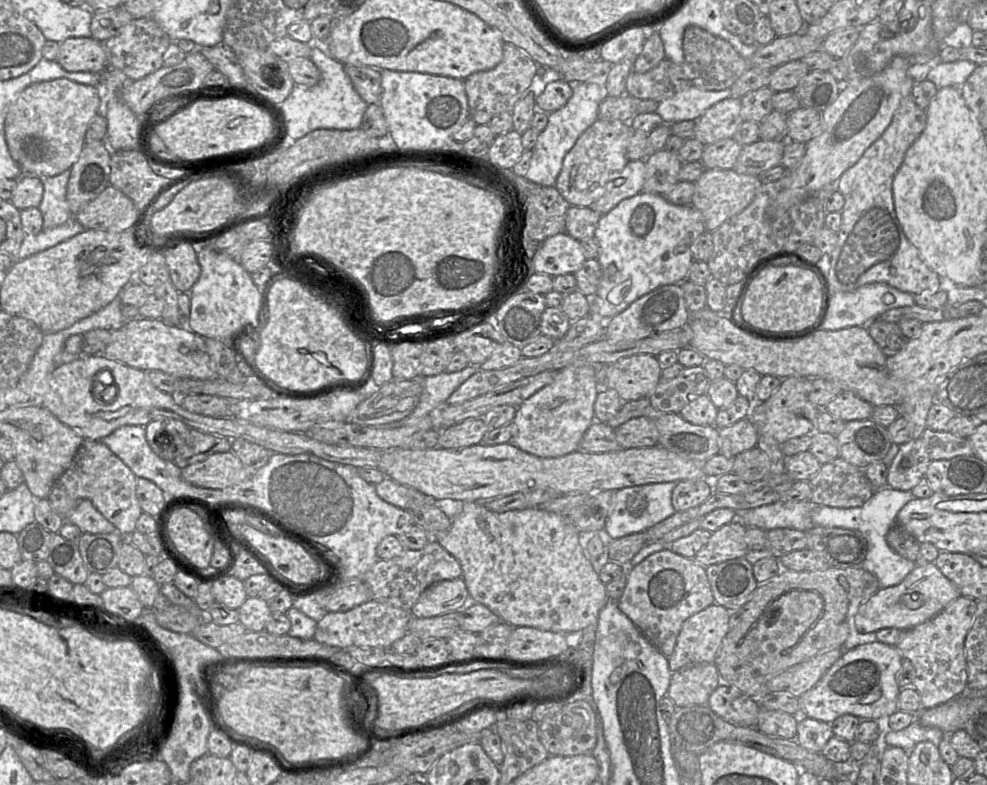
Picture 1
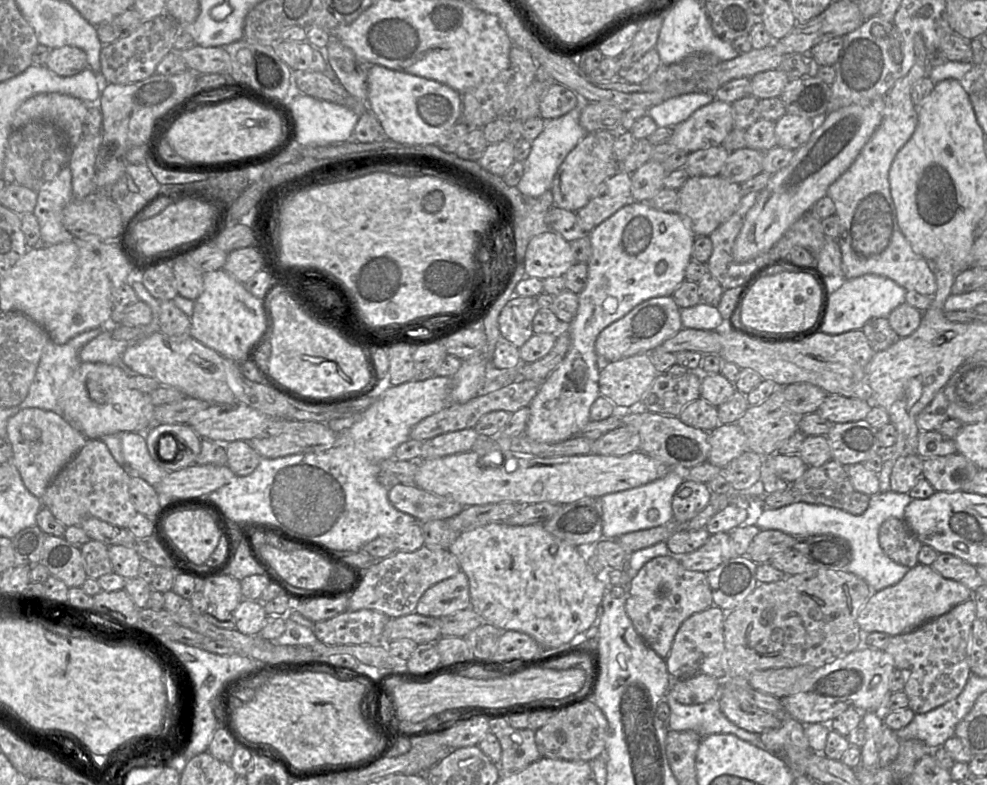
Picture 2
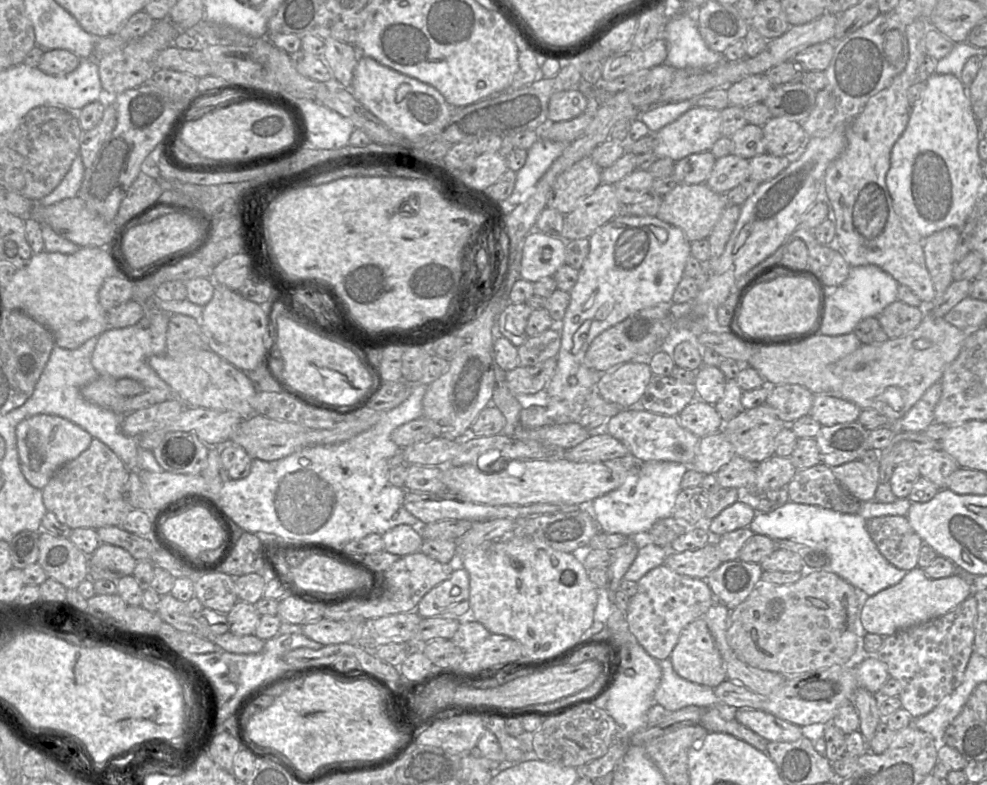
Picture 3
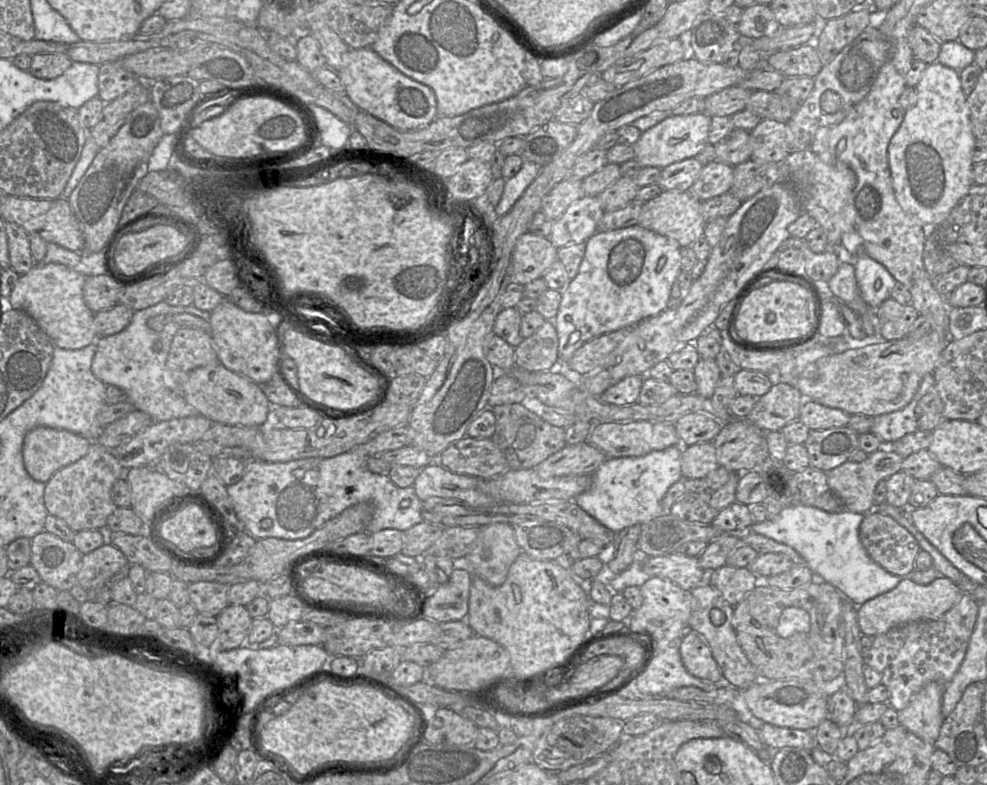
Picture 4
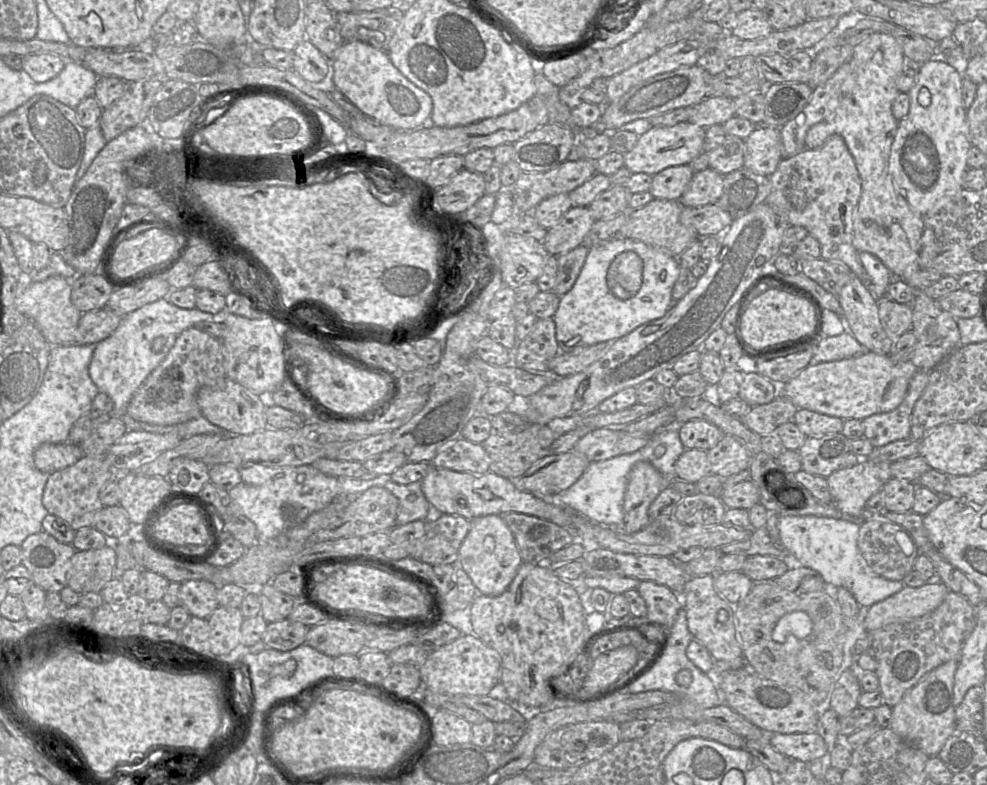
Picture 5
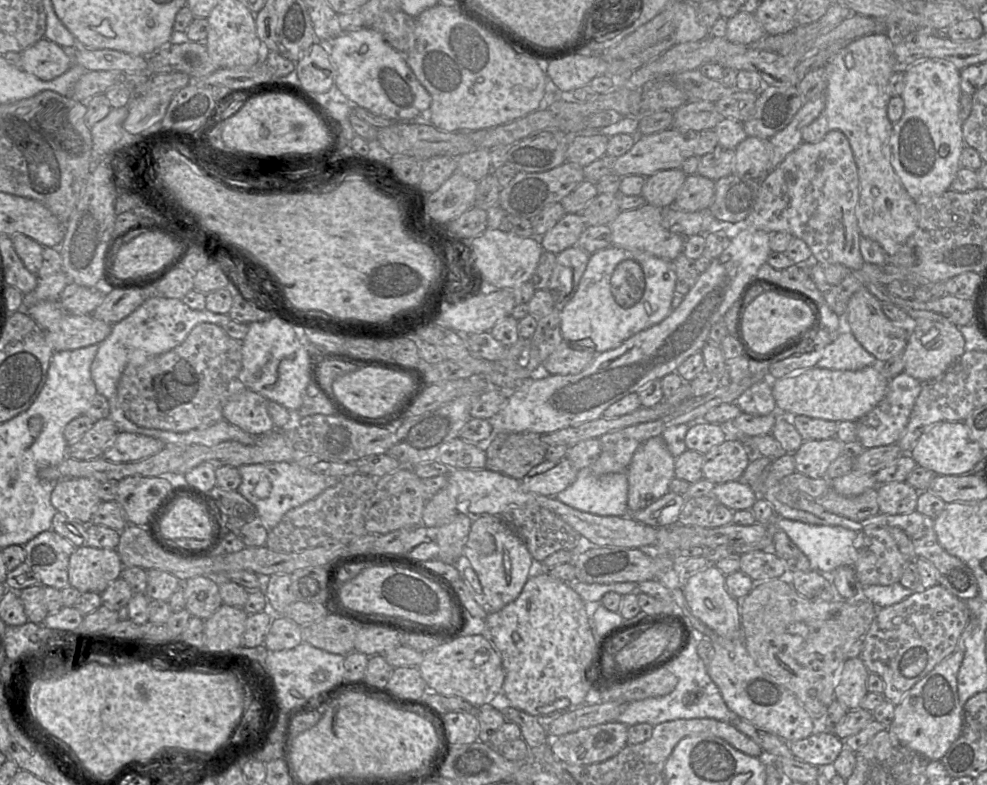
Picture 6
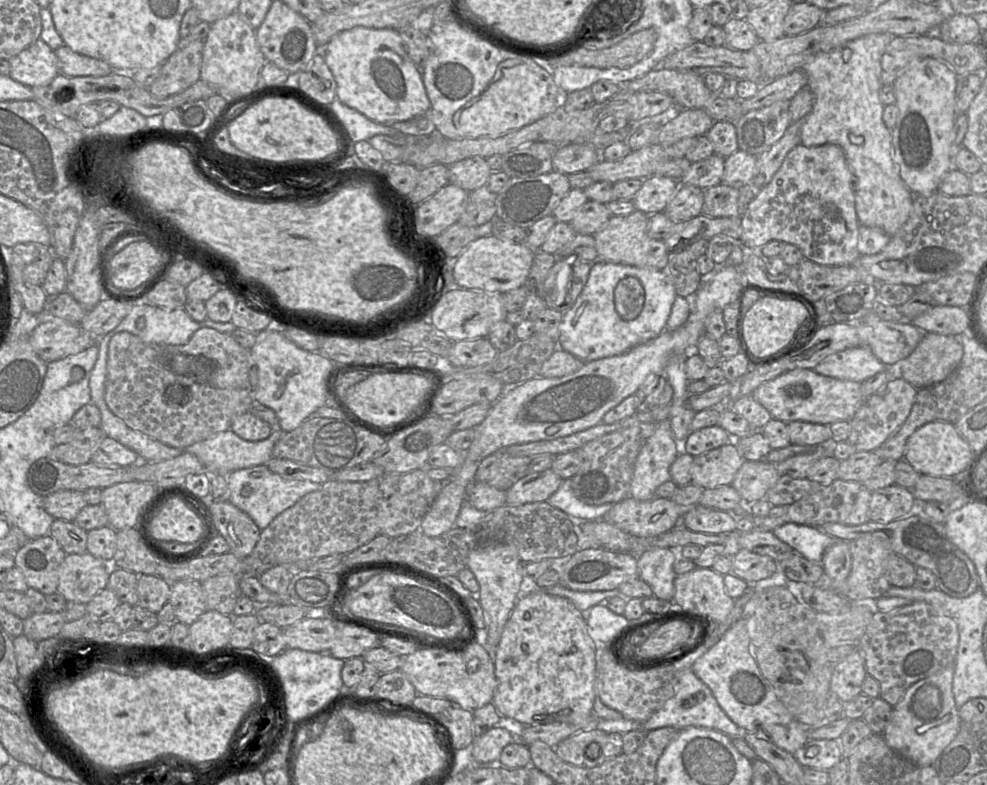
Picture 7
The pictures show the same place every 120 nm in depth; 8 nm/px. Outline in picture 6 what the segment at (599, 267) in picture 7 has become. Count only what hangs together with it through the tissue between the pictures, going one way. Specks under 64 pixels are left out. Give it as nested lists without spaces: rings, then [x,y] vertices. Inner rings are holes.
[[[616,246],[597,251],[590,255],[575,295],[560,307],[563,345],[597,354],[619,347],[633,335],[660,323],[670,314],[675,285],[676,273],[672,261],[648,252],[627,250]]]

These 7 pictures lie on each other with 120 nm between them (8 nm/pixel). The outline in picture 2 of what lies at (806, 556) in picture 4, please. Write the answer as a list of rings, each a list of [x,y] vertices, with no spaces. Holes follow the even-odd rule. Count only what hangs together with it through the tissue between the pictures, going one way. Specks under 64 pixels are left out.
[[[890,490],[870,496],[868,508],[860,515],[831,506],[795,501],[780,508],[765,508],[760,513],[752,514],[752,518],[761,530],[779,530],[793,537],[829,534],[844,538],[852,550],[852,559],[847,570],[865,580],[876,592],[897,584],[910,569],[894,562],[884,553],[878,534],[881,524],[888,518],[904,518],[905,508],[911,501],[909,493]]]

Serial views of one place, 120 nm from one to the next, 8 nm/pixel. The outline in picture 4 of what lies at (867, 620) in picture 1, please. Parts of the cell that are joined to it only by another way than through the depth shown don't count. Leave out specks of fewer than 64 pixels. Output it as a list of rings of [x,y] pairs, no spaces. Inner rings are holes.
[[[939,576],[927,585],[918,585],[909,577],[902,577],[893,590],[857,607],[859,628],[862,635],[876,637],[910,622],[935,621],[953,608],[963,594],[958,585],[947,577]]]

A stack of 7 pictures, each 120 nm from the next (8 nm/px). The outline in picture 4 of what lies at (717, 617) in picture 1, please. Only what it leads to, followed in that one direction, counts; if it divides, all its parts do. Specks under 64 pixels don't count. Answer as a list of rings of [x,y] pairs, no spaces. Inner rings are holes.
[[[688,629],[682,636],[680,656],[691,675],[713,683],[721,683],[722,674],[708,644],[692,629]]]

